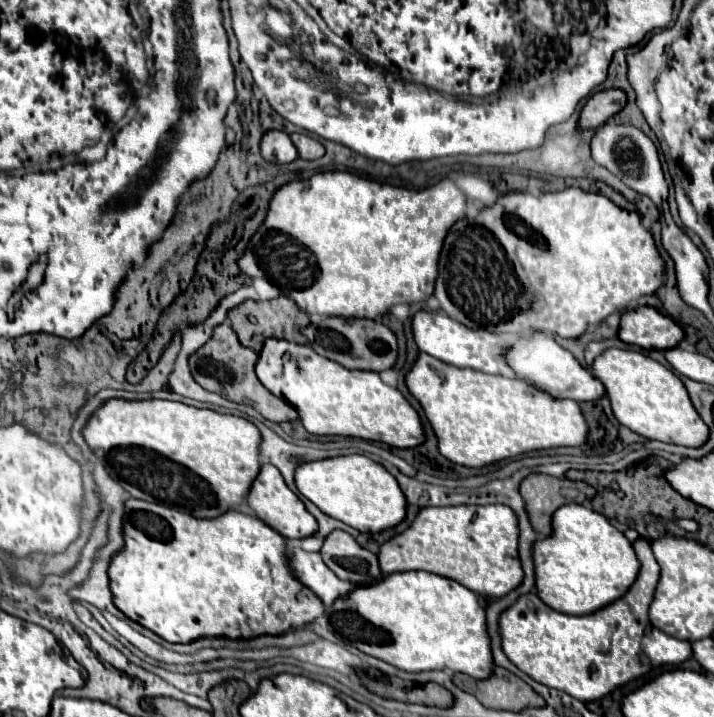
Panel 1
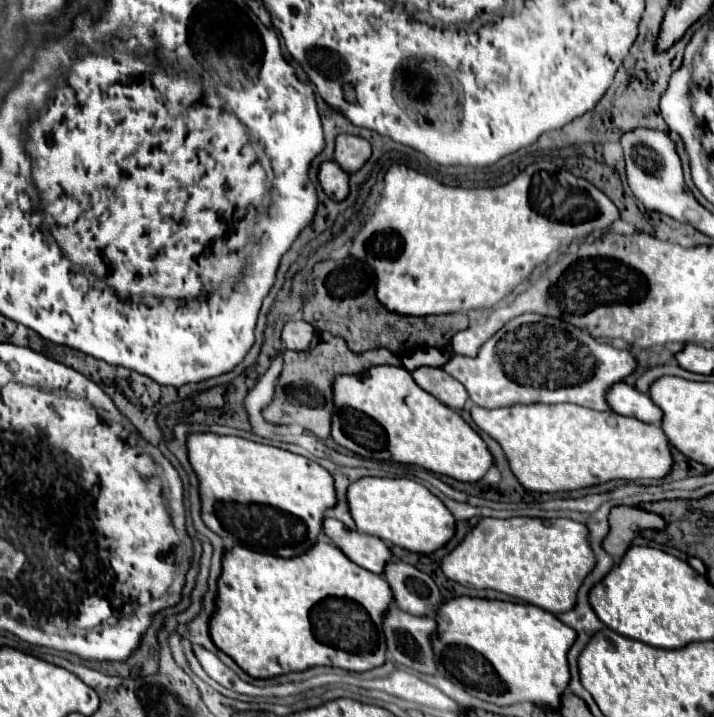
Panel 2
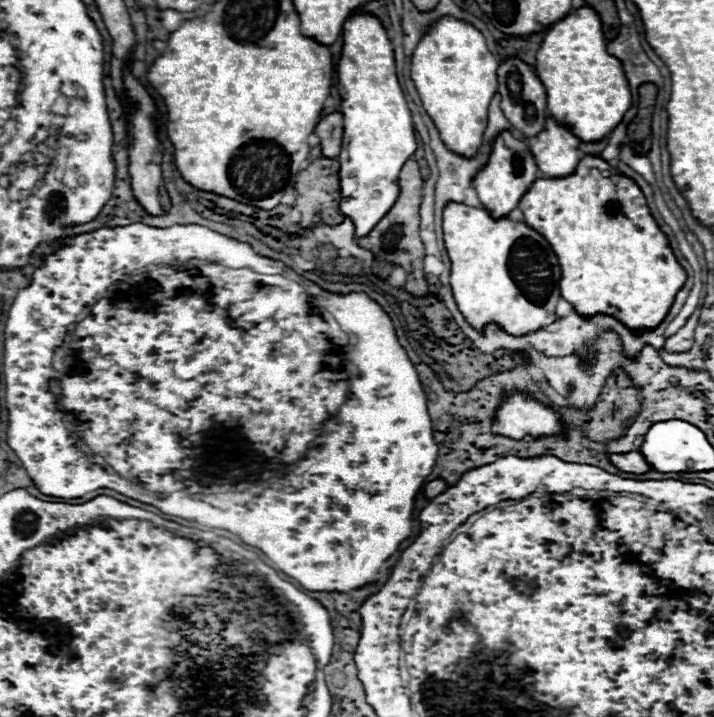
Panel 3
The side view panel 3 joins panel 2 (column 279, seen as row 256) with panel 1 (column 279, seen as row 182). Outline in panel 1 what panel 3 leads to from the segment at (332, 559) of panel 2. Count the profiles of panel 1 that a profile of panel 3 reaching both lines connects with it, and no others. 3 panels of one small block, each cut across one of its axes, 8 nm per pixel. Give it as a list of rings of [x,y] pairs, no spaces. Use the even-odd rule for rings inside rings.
[[[130,498],[126,502],[126,518],[124,518],[124,540],[126,546],[122,552],[118,552],[112,558],[110,564],[110,576],[112,576],[112,592],[114,592],[114,600],[116,606],[132,620],[136,620],[138,624],[146,626],[148,630],[156,632],[160,638],[168,640],[168,642],[176,642],[176,644],[190,644],[198,638],[230,638],[230,640],[248,640],[248,638],[256,638],[262,634],[272,634],[272,636],[280,636],[284,632],[288,632],[290,628],[306,628],[310,626],[318,616],[324,616],[324,604],[320,598],[316,598],[310,588],[306,588],[292,572],[290,562],[288,562],[288,546],[286,546],[286,538],[282,534],[278,534],[274,528],[270,528],[266,522],[262,522],[256,516],[246,516],[242,512],[228,512],[224,516],[218,518],[210,518],[210,520],[200,520],[182,512],[174,512],[170,508],[164,508],[160,504],[152,504],[152,502],[144,502],[144,500],[134,500]]]

